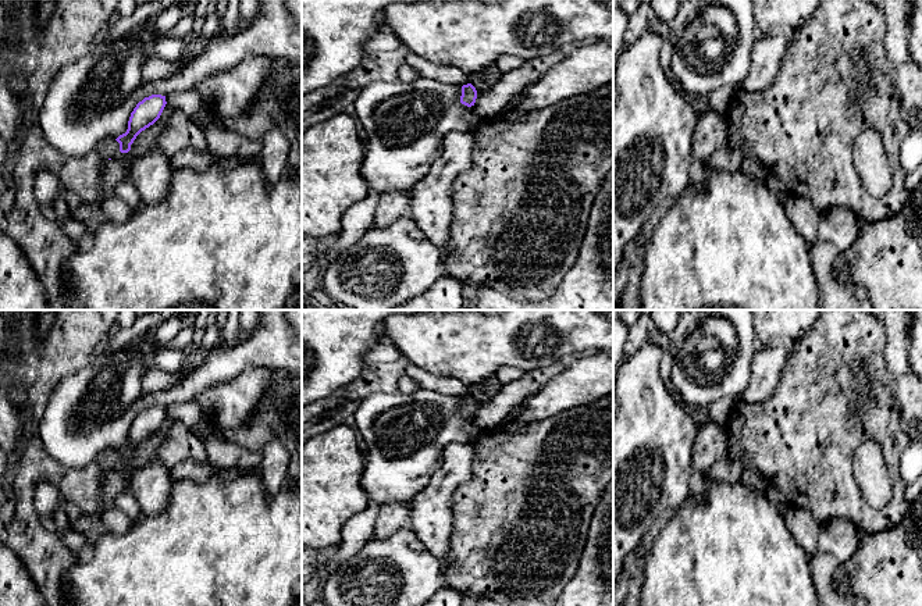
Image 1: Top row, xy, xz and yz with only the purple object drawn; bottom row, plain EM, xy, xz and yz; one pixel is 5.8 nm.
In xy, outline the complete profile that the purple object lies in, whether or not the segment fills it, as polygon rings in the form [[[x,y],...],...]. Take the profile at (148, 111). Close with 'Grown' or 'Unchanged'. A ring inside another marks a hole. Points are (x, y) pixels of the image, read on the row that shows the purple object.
[[[152,95],[136,104],[131,113],[127,132],[115,139],[120,143],[121,153],[131,150],[136,136],[160,118],[165,104],[165,96],[161,95]]]. Unchanged

